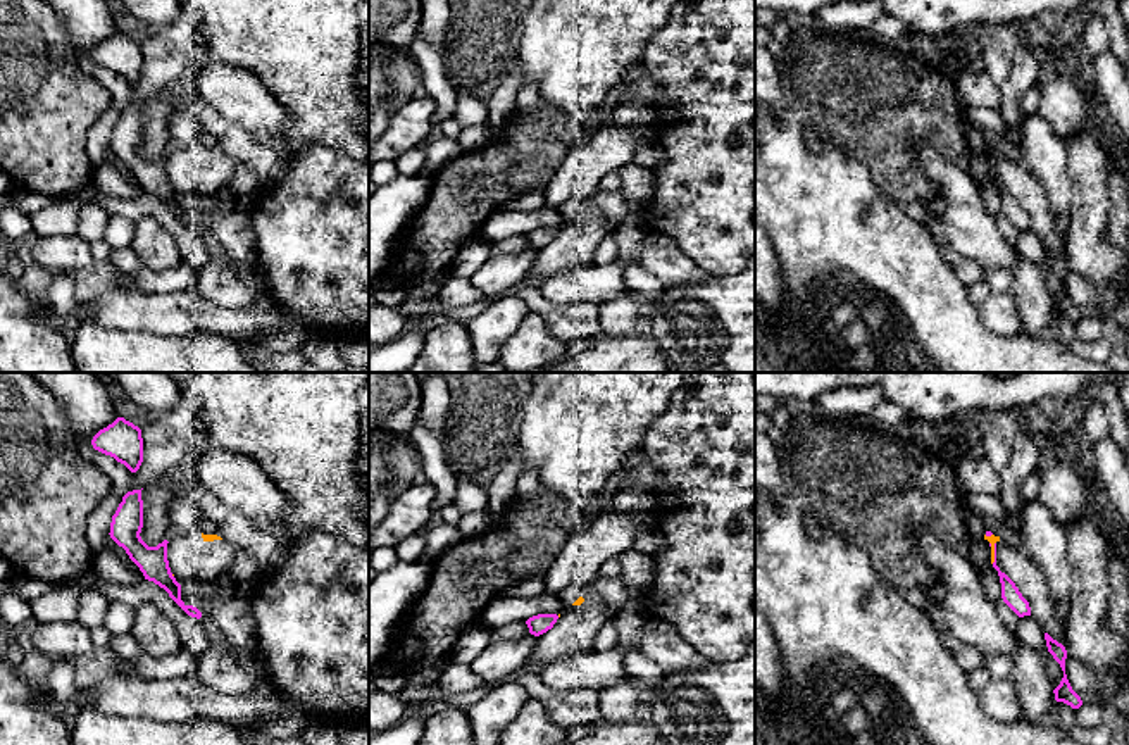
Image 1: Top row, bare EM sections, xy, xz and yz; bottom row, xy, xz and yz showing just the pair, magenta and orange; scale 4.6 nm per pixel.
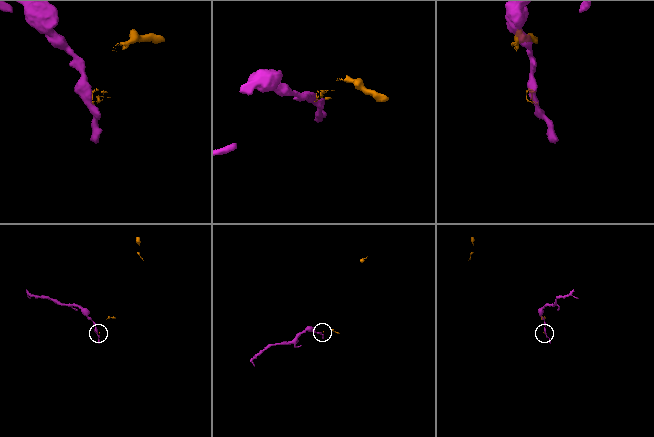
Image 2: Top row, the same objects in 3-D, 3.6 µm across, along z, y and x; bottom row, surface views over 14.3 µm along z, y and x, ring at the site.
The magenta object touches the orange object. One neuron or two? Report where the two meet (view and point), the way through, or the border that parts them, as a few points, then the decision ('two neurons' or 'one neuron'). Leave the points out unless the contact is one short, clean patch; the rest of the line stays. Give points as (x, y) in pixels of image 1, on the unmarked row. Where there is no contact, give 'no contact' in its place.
yz (995, 166) | two neurons

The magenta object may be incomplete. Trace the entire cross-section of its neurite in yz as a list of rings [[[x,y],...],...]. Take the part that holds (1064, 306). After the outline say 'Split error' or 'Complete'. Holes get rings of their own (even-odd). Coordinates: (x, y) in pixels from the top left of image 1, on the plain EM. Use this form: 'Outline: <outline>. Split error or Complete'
Outline: [[[1045,247],[1046,260],[1048,266],[1053,269],[1053,272],[1060,278],[1064,285],[1064,291],[1060,298],[1053,304],[1055,314],[1064,316],[1070,319],[1072,322],[1079,322],[1082,319],[1081,310],[1072,304],[1067,288],[1065,288],[1065,272],[1067,272],[1067,264],[1062,257],[1053,254],[1048,247]]]. Complete

